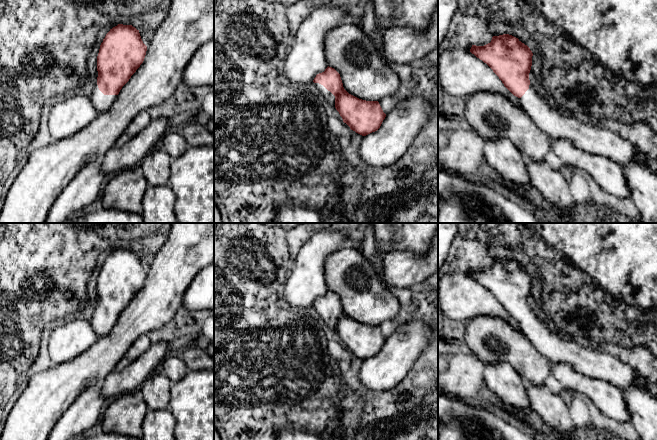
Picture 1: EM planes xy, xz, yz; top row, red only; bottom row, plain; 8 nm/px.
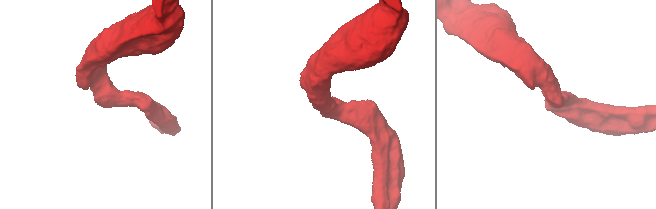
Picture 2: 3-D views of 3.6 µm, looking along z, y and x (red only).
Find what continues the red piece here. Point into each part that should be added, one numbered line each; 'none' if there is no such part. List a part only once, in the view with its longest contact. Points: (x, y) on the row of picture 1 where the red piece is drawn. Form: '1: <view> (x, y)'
1: xz (330, 98)

